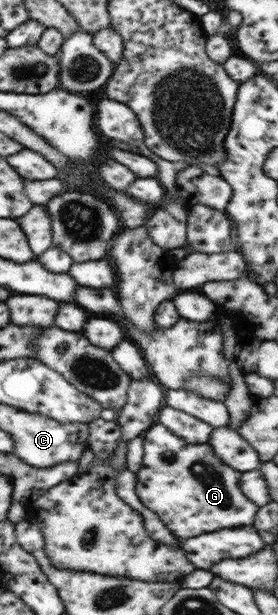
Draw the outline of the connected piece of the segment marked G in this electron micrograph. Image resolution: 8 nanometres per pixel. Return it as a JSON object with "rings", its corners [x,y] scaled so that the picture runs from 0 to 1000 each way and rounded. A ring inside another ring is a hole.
{"rings":[[[572,688],[522,702],[514,714],[518,738],[507,763],[489,769],[489,800],[507,818],[554,831],[629,873],[662,880],[730,867],[906,854],[935,824],[874,805],[860,792],[871,769],[795,750],[752,719],[673,720]]]}

